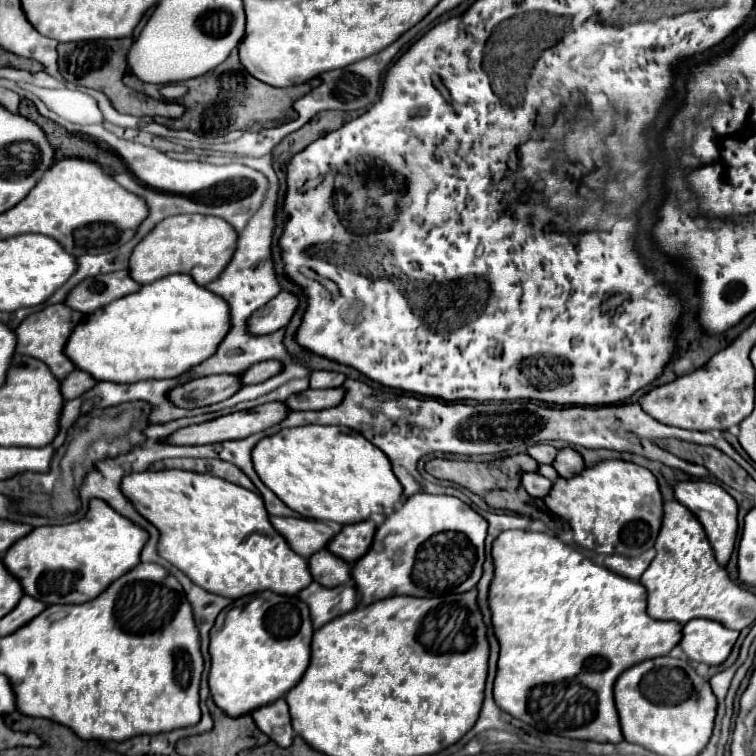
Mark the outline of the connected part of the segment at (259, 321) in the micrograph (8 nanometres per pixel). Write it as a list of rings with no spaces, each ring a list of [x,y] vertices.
[[[280,291],[270,303],[266,303],[262,309],[258,309],[250,321],[248,321],[248,329],[254,335],[266,335],[266,333],[274,333],[282,327],[286,327],[292,319],[292,315],[296,313],[300,305],[298,295],[294,295],[292,291]]]

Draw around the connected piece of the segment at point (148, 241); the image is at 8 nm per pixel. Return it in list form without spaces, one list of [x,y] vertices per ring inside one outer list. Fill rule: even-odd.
[[[208,215],[168,217],[162,223],[158,223],[134,247],[134,253],[130,257],[130,275],[134,277],[134,281],[148,285],[166,275],[186,273],[198,285],[208,285],[210,281],[222,275],[222,269],[226,269],[230,257],[234,257],[236,239],[238,233],[234,231],[234,227],[222,221],[220,217],[208,217]]]

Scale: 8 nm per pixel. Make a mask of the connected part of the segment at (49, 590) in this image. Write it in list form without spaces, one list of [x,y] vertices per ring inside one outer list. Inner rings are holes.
[[[92,499],[84,519],[68,525],[32,529],[6,551],[4,563],[10,573],[20,579],[24,593],[42,603],[86,603],[140,563],[146,537],[148,533],[140,525],[134,525],[120,513],[114,513],[106,501]]]

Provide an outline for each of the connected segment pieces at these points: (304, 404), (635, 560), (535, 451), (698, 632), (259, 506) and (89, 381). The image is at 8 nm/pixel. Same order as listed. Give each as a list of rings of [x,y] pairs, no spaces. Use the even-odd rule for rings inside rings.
[[[306,389],[298,395],[292,395],[286,399],[286,405],[290,411],[320,411],[336,407],[344,399],[346,389]]]
[[[650,549],[646,553],[642,553],[640,557],[624,557],[624,555],[608,555],[604,559],[604,567],[622,575],[622,577],[628,577],[628,579],[634,579],[638,581],[642,577],[642,573],[648,569],[650,561],[654,559],[656,551]]]
[[[546,443],[534,445],[534,447],[528,449],[528,455],[530,455],[532,459],[536,459],[538,463],[552,463],[554,457],[556,457],[556,453],[558,453],[558,451],[556,451],[552,445],[546,445]]]
[[[692,619],[684,625],[684,637],[680,641],[688,659],[706,663],[706,665],[720,665],[730,655],[738,631],[726,629],[710,619]]]
[[[142,471],[130,473],[122,481],[122,491],[134,503],[134,507],[160,529],[158,553],[184,571],[196,585],[210,589],[210,593],[218,593],[222,597],[240,599],[258,591],[272,591],[278,595],[298,595],[306,585],[312,583],[312,575],[308,569],[308,561],[298,557],[286,539],[274,531],[270,525],[270,515],[266,513],[266,505],[258,493],[250,489],[242,489],[230,481],[222,481],[214,475],[200,475],[190,471]]]
[[[74,371],[70,373],[70,377],[66,377],[62,381],[62,395],[64,399],[78,399],[82,397],[86,391],[90,391],[98,381],[90,377],[90,373],[86,375],[84,371]]]

